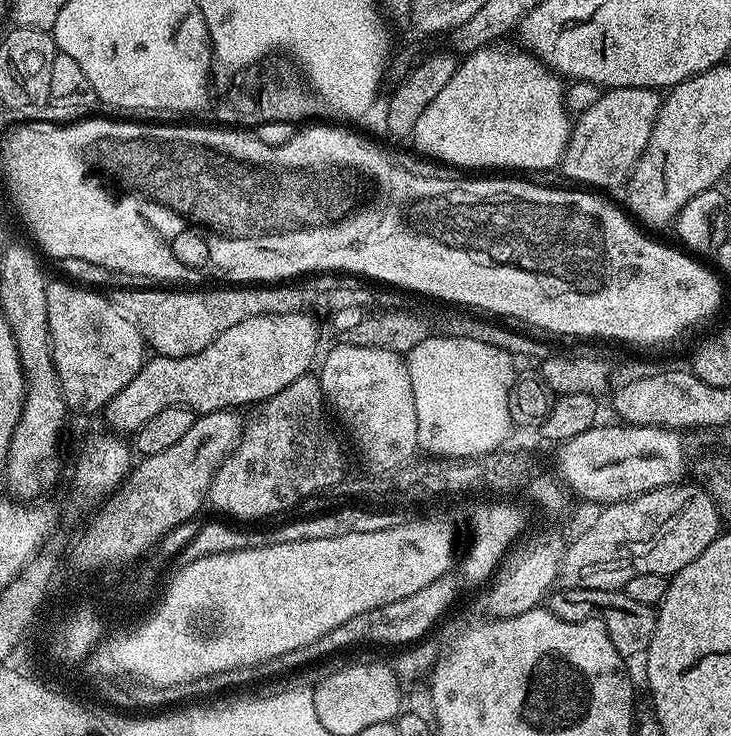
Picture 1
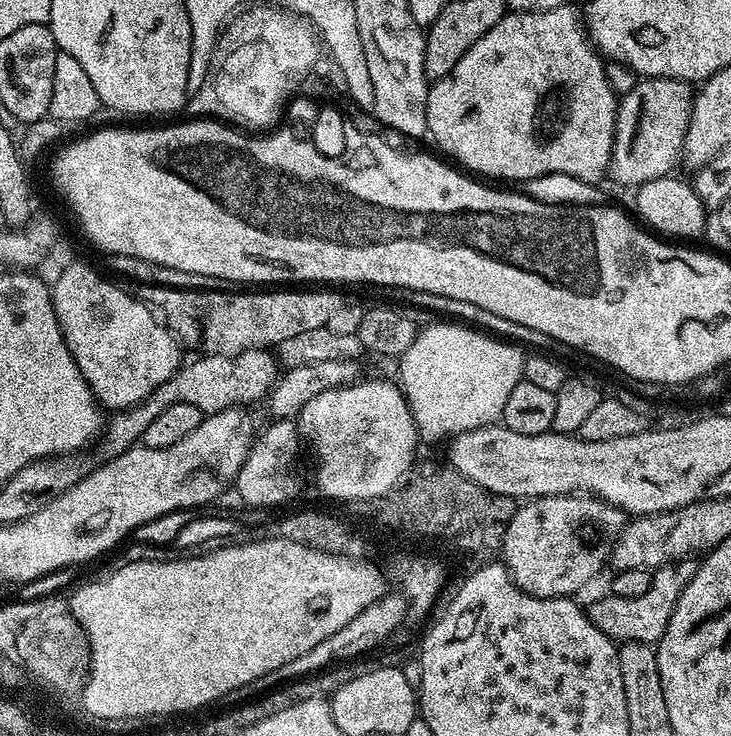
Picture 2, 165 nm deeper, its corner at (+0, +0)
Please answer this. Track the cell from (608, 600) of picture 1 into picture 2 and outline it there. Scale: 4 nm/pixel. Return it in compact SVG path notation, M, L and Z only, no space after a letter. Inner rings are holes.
M689 558L678 560L675 564L665 564L652 572L650 590L638 598L618 598L605 594L601 600L587 605L586 611L590 622L602 630L614 642L627 642L629 644L659 644L662 634L666 634L666 626L670 622L670 614L674 614L674 606L678 606L678 598L682 590L690 582L696 572L697 561Z

